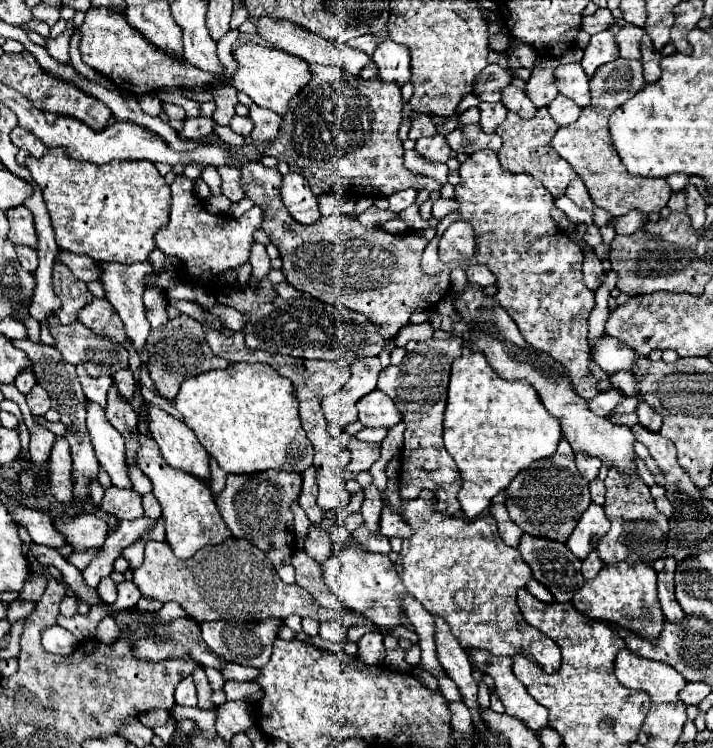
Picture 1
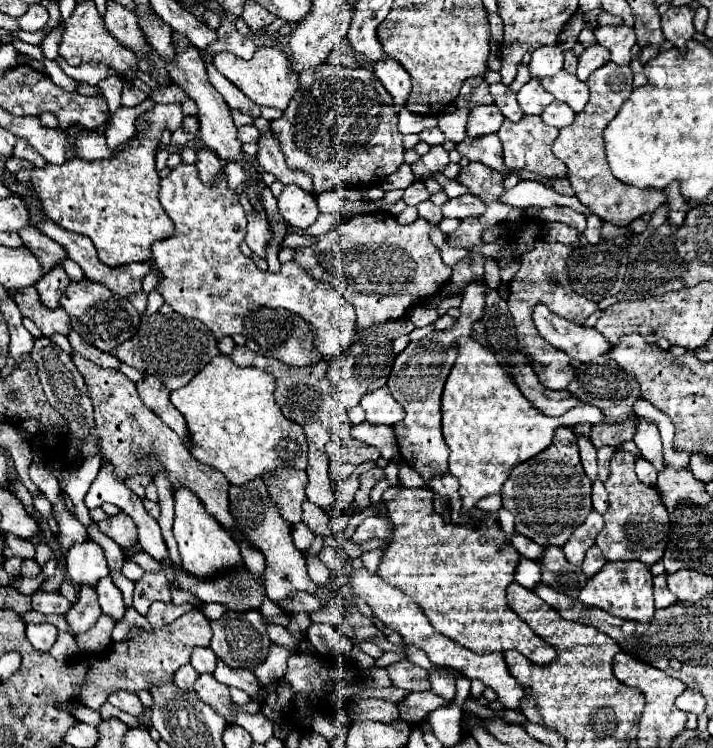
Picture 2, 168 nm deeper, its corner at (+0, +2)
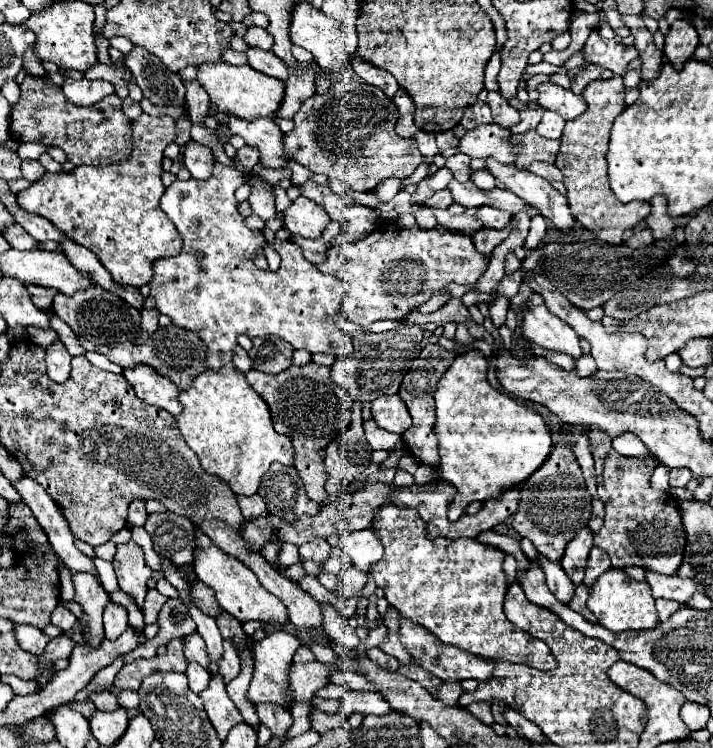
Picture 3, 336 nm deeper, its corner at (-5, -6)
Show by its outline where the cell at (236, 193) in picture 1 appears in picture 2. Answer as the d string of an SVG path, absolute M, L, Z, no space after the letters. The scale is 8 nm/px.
M204 147L196 151L196 167L202 183L210 185L216 179L216 175L222 171L222 161L214 155L214 151Z

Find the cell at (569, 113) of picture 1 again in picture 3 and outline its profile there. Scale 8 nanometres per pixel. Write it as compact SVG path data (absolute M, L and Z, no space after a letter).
M545 111L539 127L537 127L537 133L547 137L547 139L559 139L563 135L563 129L565 129L565 119L555 113L555 111Z

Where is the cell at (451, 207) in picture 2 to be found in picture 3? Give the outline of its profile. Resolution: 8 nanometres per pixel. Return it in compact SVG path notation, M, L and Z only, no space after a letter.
M477 207L475 209L475 217L485 225L485 227L495 227L495 229L503 229L503 225L507 225L507 213L499 211L495 207Z

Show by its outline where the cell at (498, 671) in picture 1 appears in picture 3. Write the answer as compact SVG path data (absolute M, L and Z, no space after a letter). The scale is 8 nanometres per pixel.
M401 617L399 619L399 641L403 643L403 647L407 651L411 651L411 657L415 661L421 663L423 669L427 669L429 673L433 673L435 677L443 679L443 681L463 681L463 679L475 679L479 683L487 683L493 679L493 669L495 669L495 661L487 661L487 659L479 659L475 655L469 655L467 651L459 651L459 647L451 647L445 643L439 643L439 639L435 639L435 635L431 635L431 631L427 631L425 627L421 627L419 623Z

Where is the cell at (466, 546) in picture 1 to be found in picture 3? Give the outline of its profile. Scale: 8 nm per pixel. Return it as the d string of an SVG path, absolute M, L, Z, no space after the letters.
M387 503L379 509L379 519L373 523L373 529L381 537L385 553L381 561L377 561L375 567L371 567L371 573L375 577L377 587L383 589L385 599L403 617L409 617L411 621L423 625L439 641L455 645L483 659L493 659L493 661L507 659L515 663L525 663L539 671L551 671L553 667L557 667L557 661L553 653L549 651L549 647L541 639L535 639L527 631L521 631L515 625L511 625L503 613L503 601L509 589L509 581L503 571L505 553L501 549L479 543L477 539L469 539L469 537L455 539L455 541L453 539L429 539L427 525L419 517L417 509L405 507L405 505L399 507L395 503Z

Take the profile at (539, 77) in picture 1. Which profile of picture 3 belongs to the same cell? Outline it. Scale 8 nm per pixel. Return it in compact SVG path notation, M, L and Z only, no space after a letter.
M537 107L537 109L523 109L523 111L521 111L521 121L519 121L519 125L515 125L511 131L513 131L513 133L525 133L525 131L535 129L535 127L539 125L543 113L545 113L543 107Z

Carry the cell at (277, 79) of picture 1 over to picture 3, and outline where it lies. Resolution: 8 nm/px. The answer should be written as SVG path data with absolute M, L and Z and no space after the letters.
M225 61L219 63L205 63L199 67L197 81L205 87L211 101L219 107L219 111L231 111L231 115L239 115L241 119L259 119L259 117L273 117L281 107L285 95L285 81L273 79L263 75L249 65L231 65Z

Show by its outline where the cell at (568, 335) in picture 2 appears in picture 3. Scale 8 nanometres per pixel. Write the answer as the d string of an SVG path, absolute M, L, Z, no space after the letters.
M533 293L527 303L523 333L529 341L537 343L543 349L567 353L573 359L579 359L583 355L577 333L545 307L543 297L539 293Z

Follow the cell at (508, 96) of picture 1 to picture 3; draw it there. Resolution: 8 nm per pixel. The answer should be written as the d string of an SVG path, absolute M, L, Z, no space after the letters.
M489 91L489 97L487 97L487 103L493 111L493 121L499 123L501 127L505 129L511 129L519 123L519 111L513 109L509 105L509 101L505 97L501 97L499 91Z

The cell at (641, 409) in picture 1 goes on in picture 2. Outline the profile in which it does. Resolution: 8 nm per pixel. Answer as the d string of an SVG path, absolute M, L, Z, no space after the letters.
M640 419L638 427L636 427L634 443L636 443L636 447L640 449L642 457L644 457L646 461L650 461L658 473L660 473L662 469L666 469L666 461L664 461L664 455L662 455L660 433L658 433L658 427L656 427L652 421Z

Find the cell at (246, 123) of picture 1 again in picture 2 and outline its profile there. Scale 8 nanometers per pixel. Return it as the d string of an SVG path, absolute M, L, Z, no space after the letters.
M246 125L238 129L238 141L240 143L256 143L260 139L260 133L254 125Z

